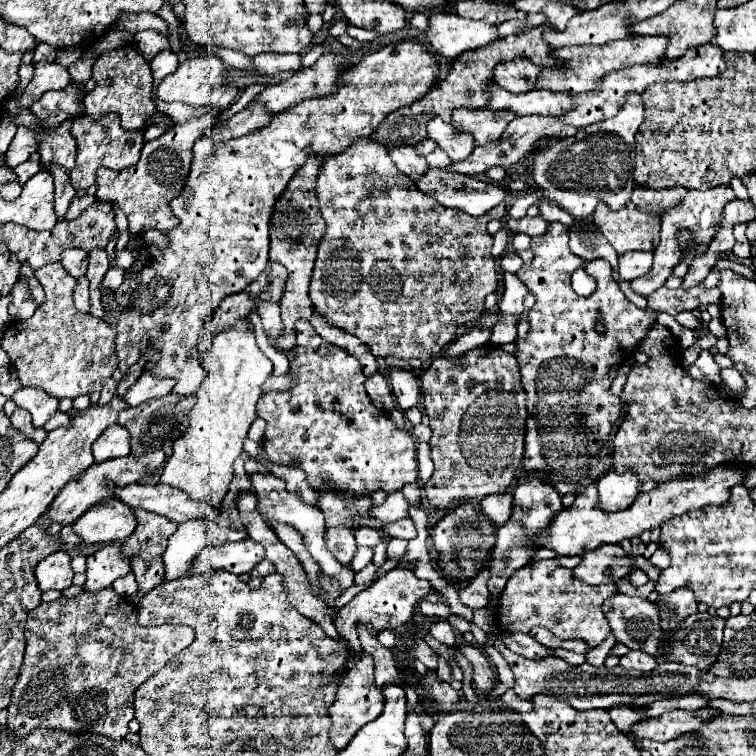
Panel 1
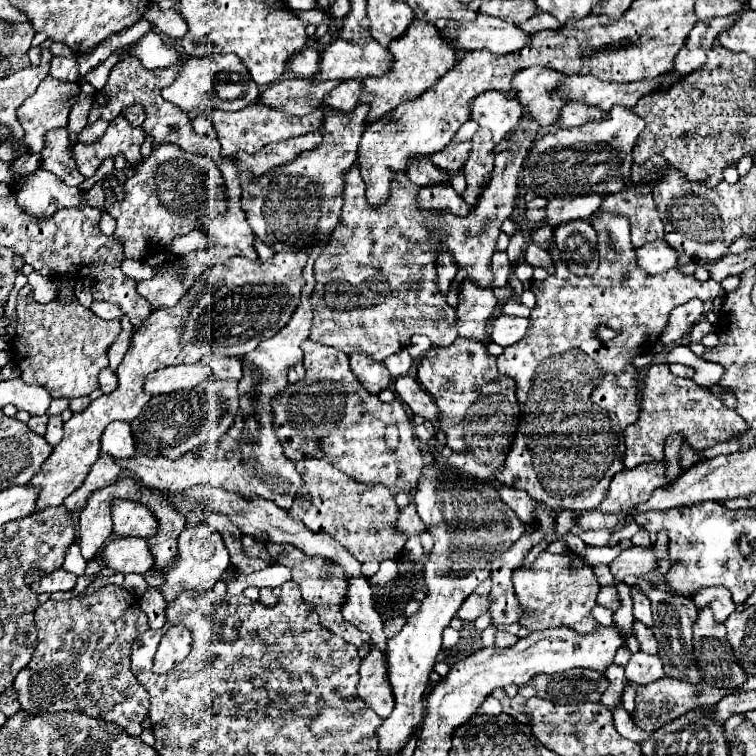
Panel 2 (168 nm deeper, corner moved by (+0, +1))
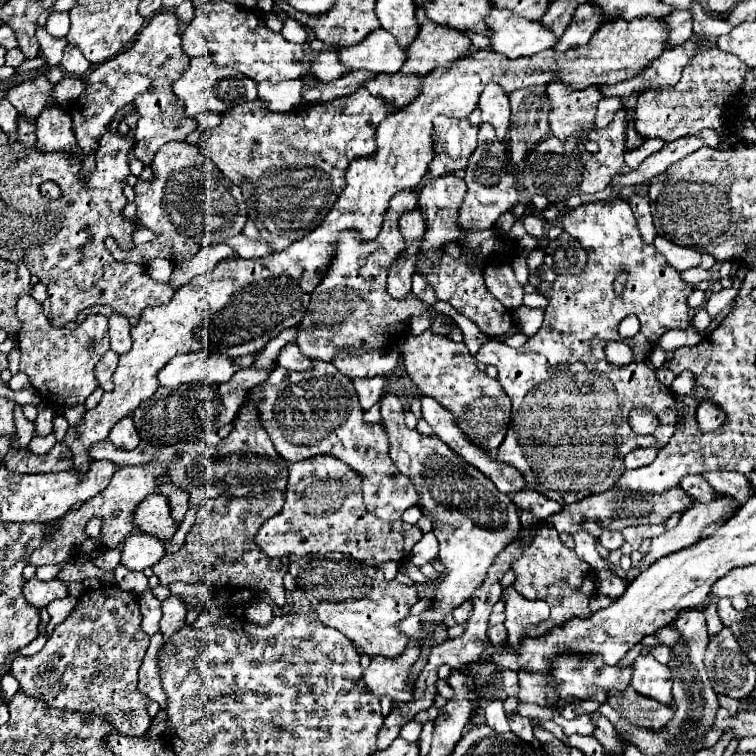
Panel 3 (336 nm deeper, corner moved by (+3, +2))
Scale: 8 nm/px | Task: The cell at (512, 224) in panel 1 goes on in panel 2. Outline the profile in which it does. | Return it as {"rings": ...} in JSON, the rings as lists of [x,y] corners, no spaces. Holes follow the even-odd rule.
{"rings":[[[583,195],[583,197],[553,197],[545,207],[543,225],[557,227],[571,219],[589,219],[601,203],[601,195]]]}

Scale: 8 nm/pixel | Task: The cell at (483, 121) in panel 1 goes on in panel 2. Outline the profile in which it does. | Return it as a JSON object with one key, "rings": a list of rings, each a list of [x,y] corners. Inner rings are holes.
{"rings":[[[487,91],[477,95],[471,103],[471,119],[479,127],[487,127],[493,133],[493,143],[505,139],[521,121],[523,109],[517,99],[507,99],[499,91]]]}

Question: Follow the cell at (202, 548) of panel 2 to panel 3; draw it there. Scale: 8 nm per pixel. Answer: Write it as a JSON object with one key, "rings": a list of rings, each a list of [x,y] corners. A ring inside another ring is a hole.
{"rings":[[[170,596],[162,602],[162,612],[164,616],[160,622],[160,632],[166,640],[170,640],[186,624],[186,606],[180,602],[180,598]]]}

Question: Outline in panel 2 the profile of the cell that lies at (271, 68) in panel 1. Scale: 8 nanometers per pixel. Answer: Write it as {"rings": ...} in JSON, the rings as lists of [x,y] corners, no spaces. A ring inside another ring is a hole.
{"rings":[[[307,47],[299,53],[295,53],[289,61],[287,61],[287,69],[295,75],[295,77],[311,77],[315,73],[315,67],[317,67],[317,61],[319,61],[319,51],[313,49],[313,47]]]}

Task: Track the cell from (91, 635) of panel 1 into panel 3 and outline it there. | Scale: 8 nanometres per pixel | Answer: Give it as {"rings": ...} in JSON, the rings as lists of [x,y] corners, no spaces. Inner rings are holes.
{"rings":[[[116,584],[84,592],[46,646],[34,656],[18,656],[10,672],[28,696],[44,700],[50,708],[96,714],[112,722],[124,736],[146,734],[152,722],[146,712],[150,700],[136,684],[150,636],[140,628],[140,622],[136,594],[132,596]]]}

